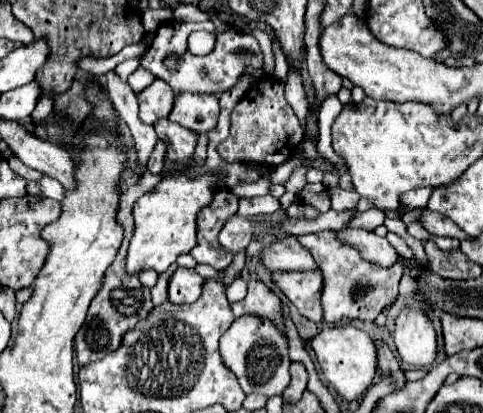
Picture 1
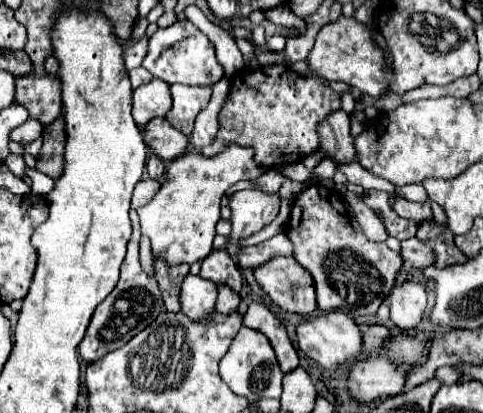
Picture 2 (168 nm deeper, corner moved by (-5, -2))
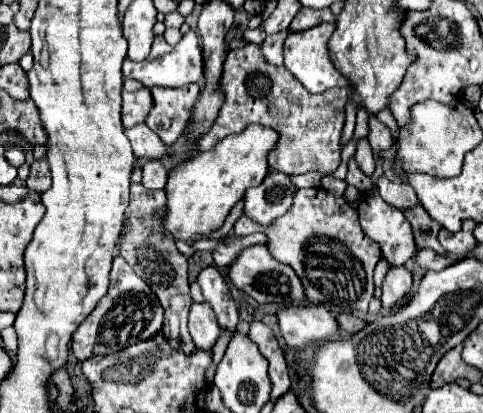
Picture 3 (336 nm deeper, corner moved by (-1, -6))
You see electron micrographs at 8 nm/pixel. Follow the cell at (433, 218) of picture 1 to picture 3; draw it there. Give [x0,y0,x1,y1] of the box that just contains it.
[377,174,417,210]

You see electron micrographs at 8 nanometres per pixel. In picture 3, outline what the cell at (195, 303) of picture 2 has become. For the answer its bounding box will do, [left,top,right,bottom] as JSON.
[189,302,219,350]

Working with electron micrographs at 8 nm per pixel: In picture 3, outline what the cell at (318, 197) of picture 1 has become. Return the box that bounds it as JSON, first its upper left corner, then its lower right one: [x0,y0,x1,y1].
[235,188,381,312]

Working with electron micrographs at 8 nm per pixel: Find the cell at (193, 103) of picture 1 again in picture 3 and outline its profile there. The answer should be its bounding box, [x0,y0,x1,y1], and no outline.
[145,84,199,146]

